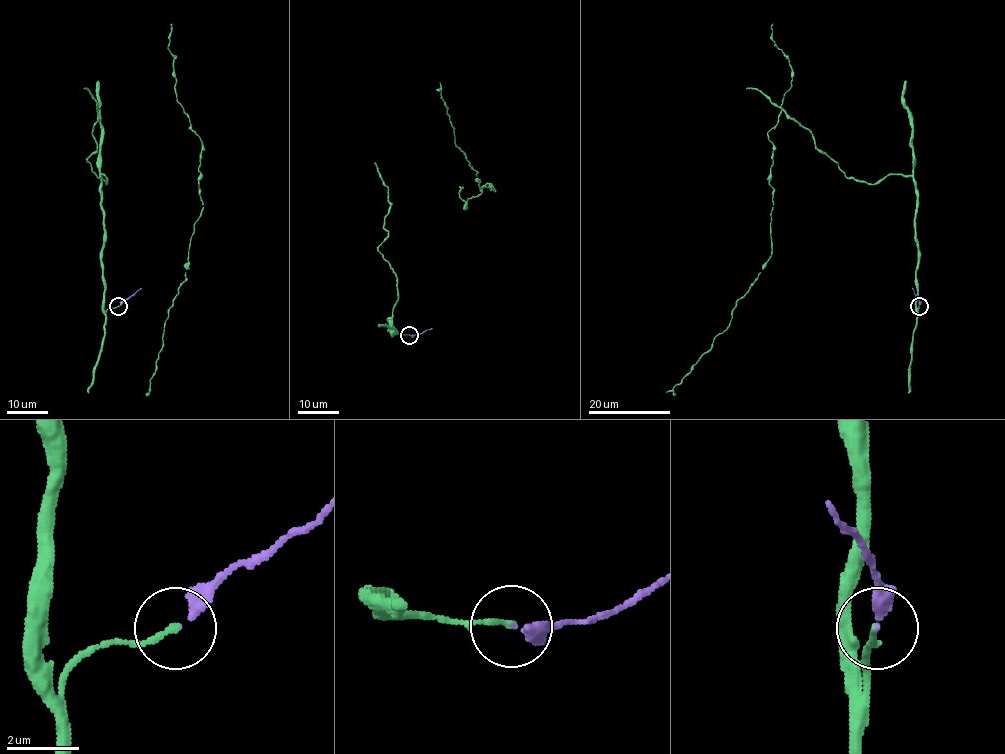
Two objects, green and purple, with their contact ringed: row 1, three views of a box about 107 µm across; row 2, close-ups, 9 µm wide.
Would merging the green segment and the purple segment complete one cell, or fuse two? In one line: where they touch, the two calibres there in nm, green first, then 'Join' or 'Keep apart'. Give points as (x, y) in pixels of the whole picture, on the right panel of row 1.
Place: (919, 306). Thickness 160 nm (green) against 240 nm. Join

